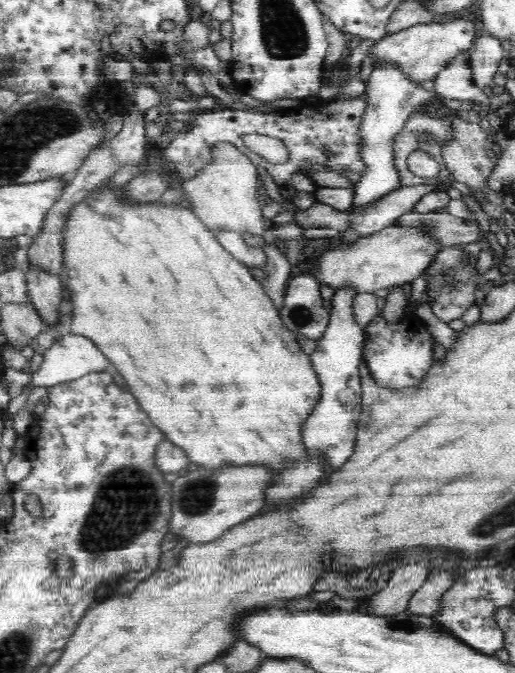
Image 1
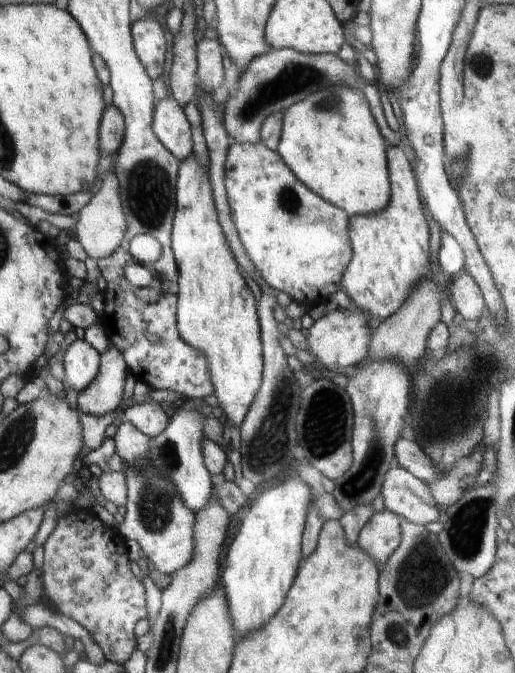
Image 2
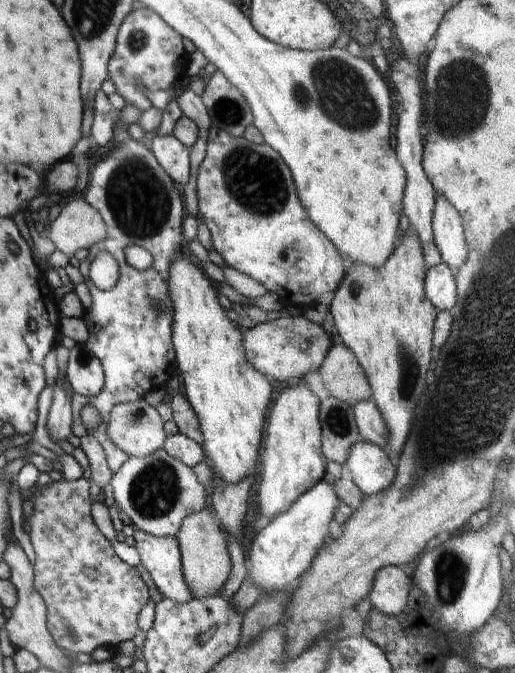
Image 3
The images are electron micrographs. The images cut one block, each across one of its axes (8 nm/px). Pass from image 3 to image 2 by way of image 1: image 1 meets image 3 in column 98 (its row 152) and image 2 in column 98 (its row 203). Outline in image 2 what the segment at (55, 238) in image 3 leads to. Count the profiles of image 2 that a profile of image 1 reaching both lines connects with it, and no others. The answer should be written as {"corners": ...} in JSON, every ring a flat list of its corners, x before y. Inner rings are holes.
{"corners":[[114,172,103,175,101,183,92,191,90,202,80,210,76,235,74,238,80,242,88,257,96,260,112,256,123,244,127,236,127,214,121,200,119,178]]}

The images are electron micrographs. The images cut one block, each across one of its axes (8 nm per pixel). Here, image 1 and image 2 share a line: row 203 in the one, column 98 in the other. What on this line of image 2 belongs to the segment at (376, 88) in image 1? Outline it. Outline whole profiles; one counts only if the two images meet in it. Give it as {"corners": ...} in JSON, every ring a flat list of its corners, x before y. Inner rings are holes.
{"corners":[[86,339,74,340,65,350,63,361,66,372,63,382,72,390,82,392,96,380,100,368,100,353]]}

